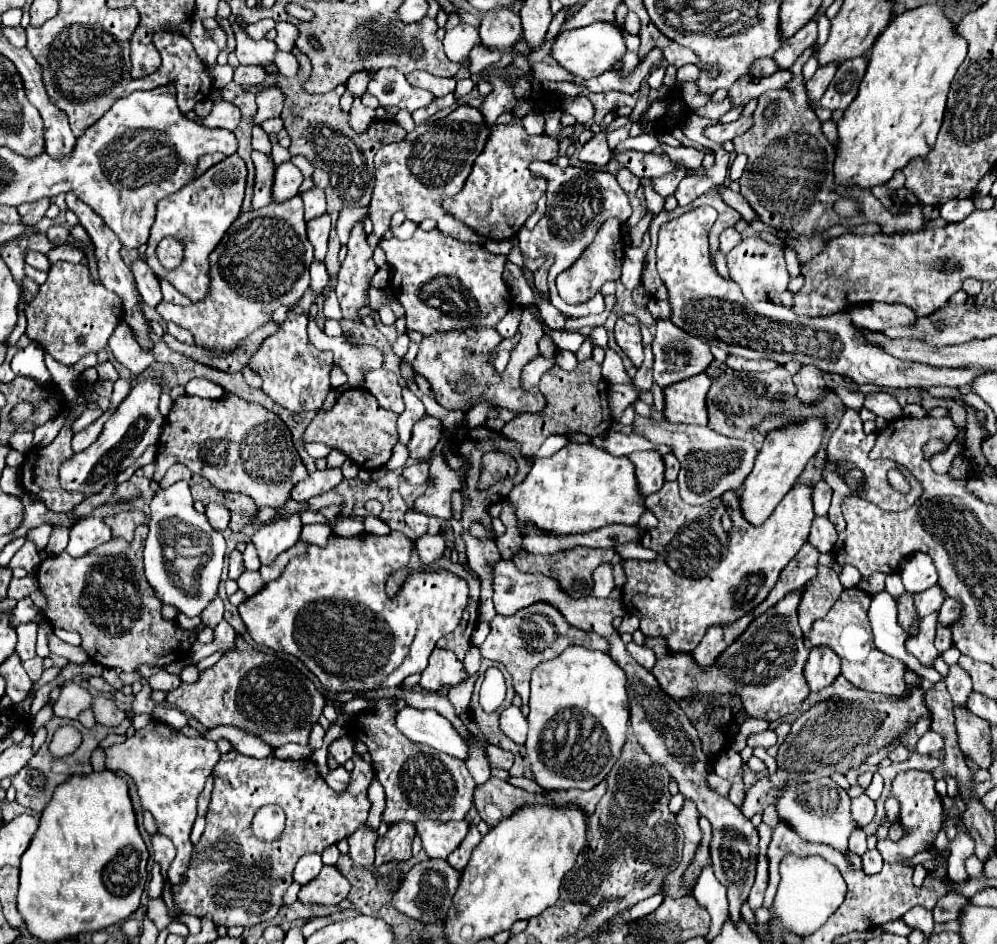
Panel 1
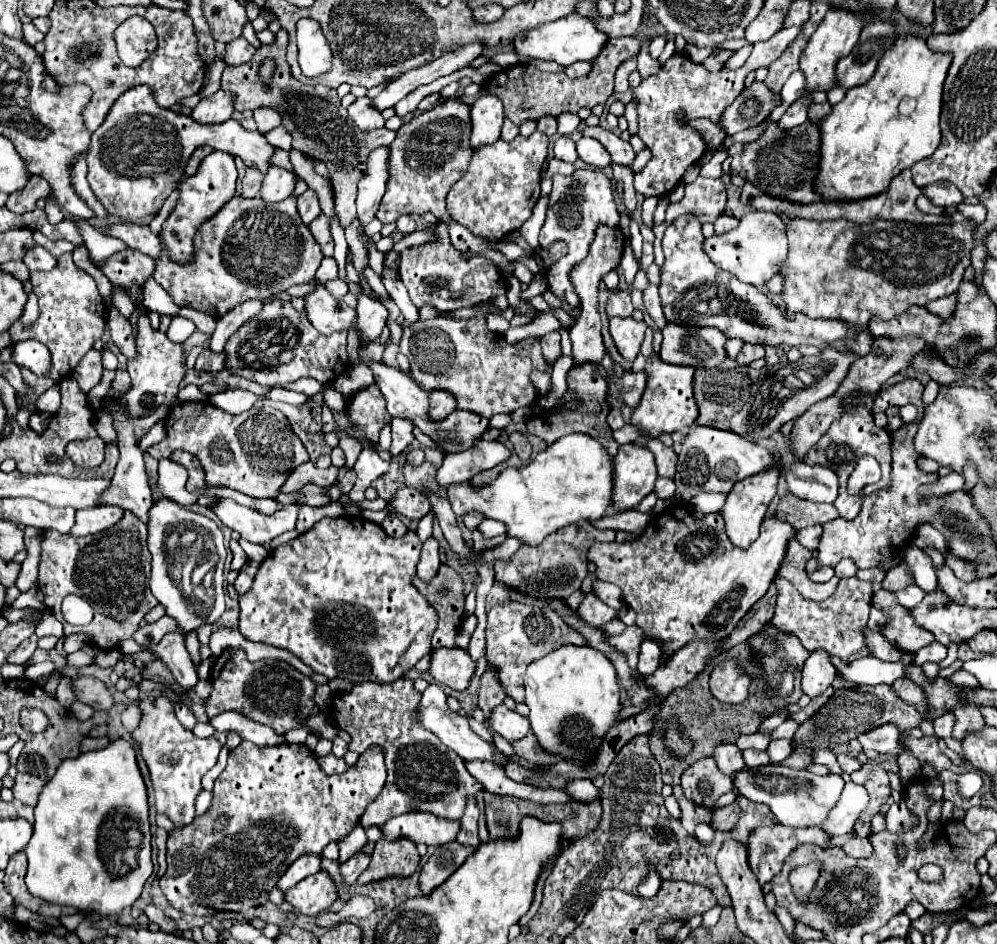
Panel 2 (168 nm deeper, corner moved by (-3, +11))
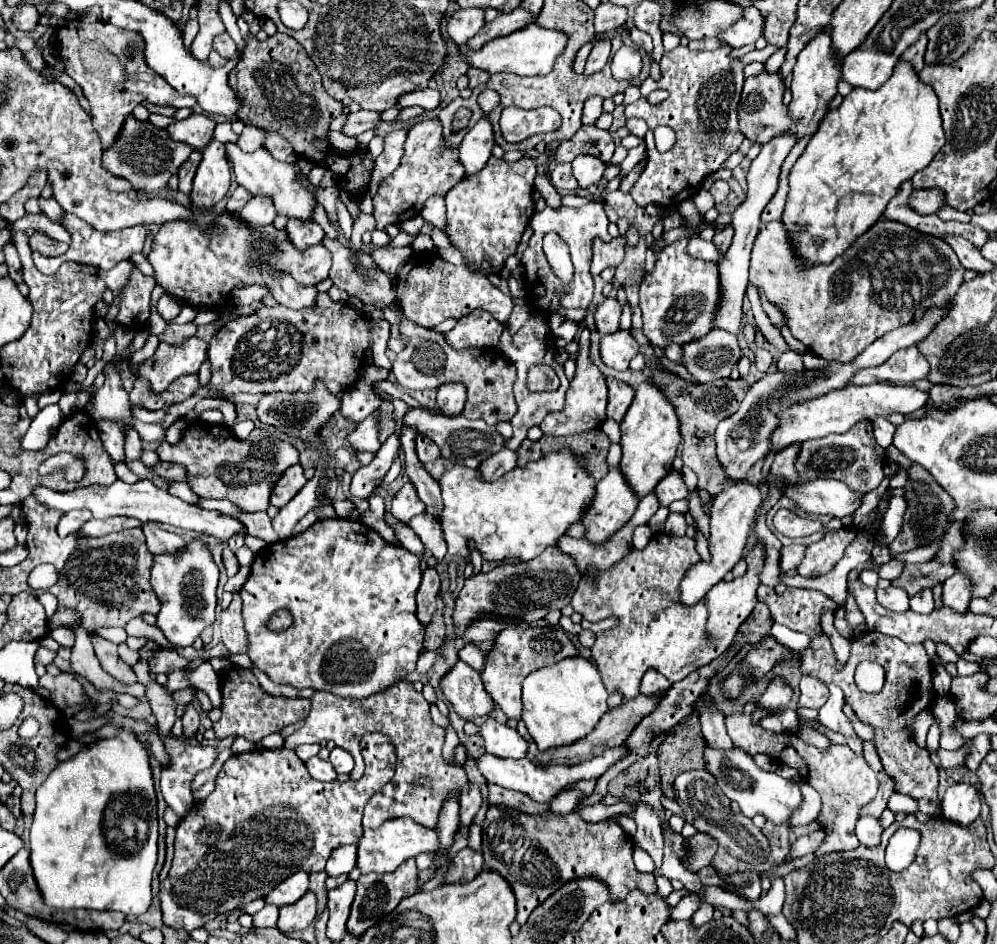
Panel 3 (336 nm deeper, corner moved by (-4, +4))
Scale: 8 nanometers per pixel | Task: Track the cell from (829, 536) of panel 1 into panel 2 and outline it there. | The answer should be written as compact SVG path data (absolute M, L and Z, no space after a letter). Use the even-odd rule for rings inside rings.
M812 525L812 527L800 529L800 531L796 533L796 539L798 539L806 549L812 549L812 551L818 549L820 537L822 537L822 525Z

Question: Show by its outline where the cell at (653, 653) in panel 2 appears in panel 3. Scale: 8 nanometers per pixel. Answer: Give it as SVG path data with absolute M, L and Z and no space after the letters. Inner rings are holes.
M647 670L647 674L643 676L643 682L641 682L641 694L643 696L663 698L669 688L671 688L671 682L667 682L667 678L663 678L655 670Z

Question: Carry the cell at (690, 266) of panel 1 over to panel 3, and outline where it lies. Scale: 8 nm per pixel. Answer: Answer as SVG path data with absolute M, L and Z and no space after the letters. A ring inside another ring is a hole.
M687 238L665 246L659 252L655 268L639 284L639 306L643 310L643 334L657 348L669 344L685 346L703 338L711 326L711 314L719 302L719 268L715 262L695 260L687 252Z

